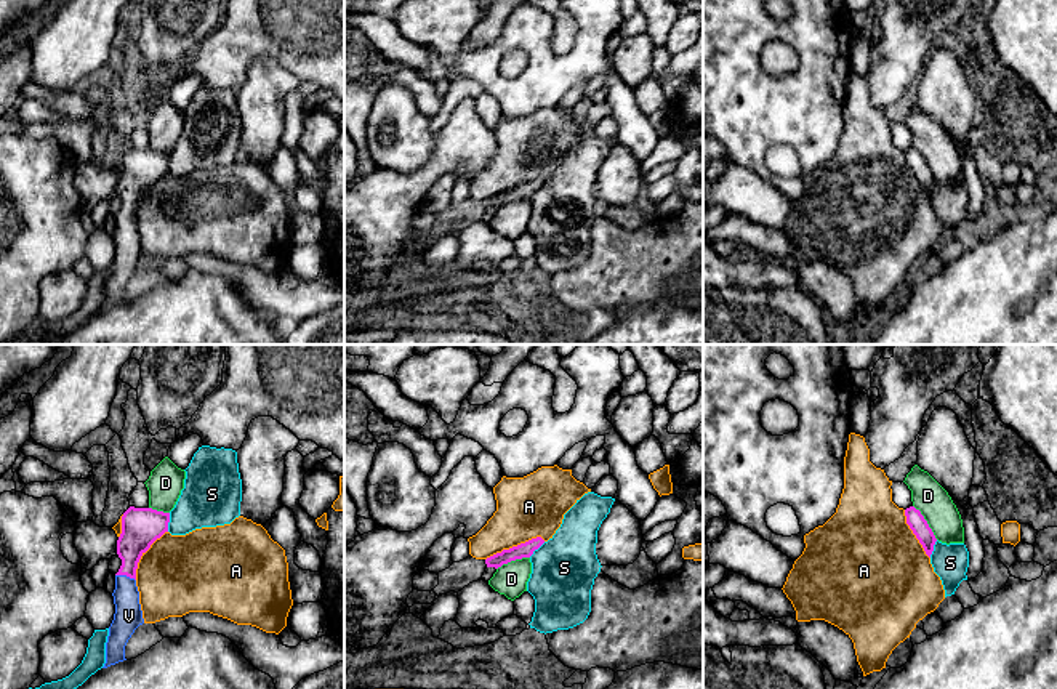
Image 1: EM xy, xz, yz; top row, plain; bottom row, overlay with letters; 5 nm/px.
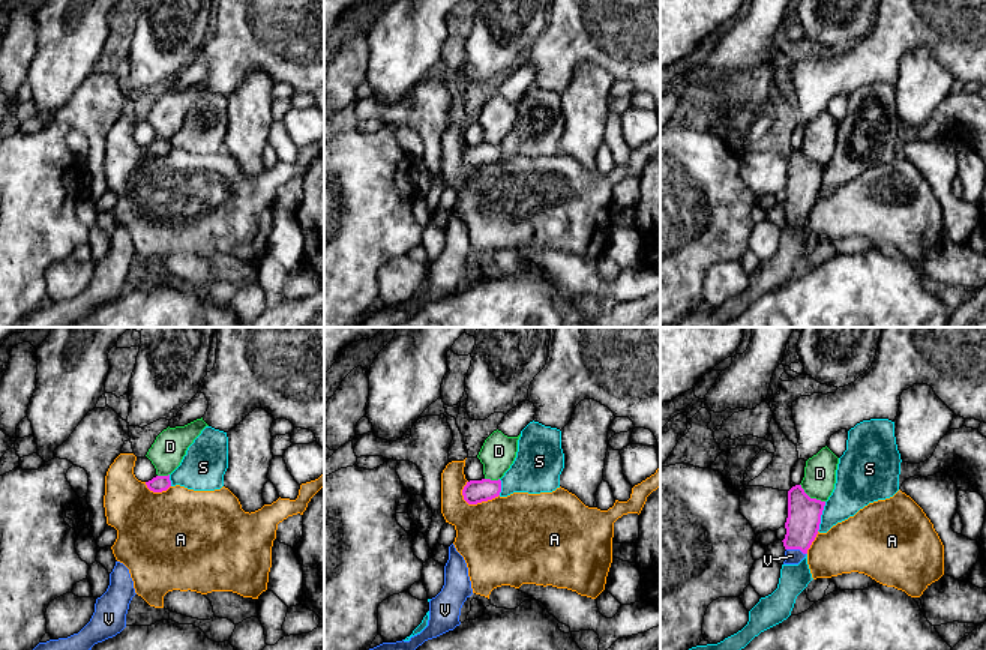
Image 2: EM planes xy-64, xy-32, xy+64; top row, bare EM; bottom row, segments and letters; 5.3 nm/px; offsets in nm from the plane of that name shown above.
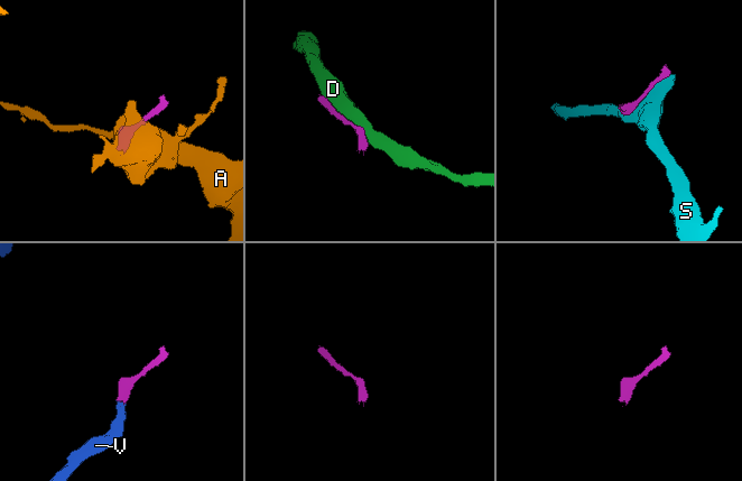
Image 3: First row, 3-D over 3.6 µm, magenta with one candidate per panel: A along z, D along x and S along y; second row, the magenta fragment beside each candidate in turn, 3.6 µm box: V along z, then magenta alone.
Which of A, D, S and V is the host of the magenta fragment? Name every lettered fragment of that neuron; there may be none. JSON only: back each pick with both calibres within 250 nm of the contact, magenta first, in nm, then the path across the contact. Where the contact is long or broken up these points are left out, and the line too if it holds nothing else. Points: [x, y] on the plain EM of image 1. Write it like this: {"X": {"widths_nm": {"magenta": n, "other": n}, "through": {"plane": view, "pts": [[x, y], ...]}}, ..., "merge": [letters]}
{"V": {"widths_nm": {"magenta": 190, "other": 140}, "through": {"plane": "xy", "pts": [[141, 169], [130, 186], [125, 215], [128, 257]]}}, "merge": ["V"]}

